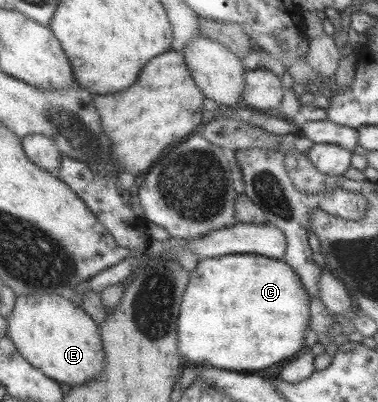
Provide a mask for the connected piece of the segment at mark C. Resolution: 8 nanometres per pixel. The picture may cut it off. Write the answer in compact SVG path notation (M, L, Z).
M232 253L198 260L190 271L180 307L176 327L178 350L184 364L200 364L236 372L257 371L279 361L289 361L304 348L303 336L310 318L310 297L295 270L282 259Z

